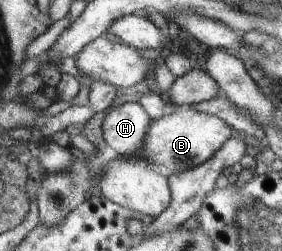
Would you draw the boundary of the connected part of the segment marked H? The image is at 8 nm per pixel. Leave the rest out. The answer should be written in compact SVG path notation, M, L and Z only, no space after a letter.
M124 103L107 113L102 123L104 141L118 156L143 160L151 121L141 103Z

